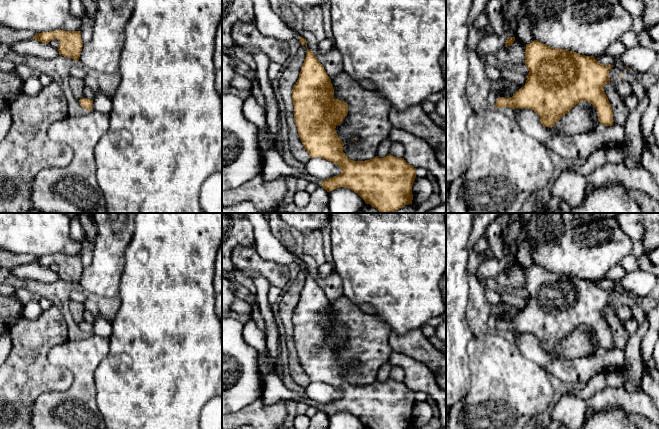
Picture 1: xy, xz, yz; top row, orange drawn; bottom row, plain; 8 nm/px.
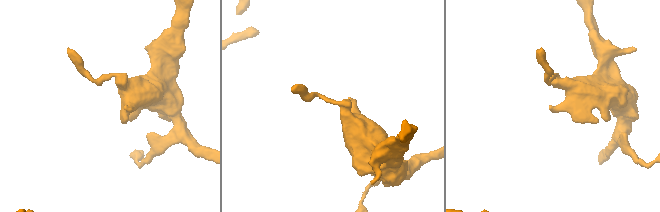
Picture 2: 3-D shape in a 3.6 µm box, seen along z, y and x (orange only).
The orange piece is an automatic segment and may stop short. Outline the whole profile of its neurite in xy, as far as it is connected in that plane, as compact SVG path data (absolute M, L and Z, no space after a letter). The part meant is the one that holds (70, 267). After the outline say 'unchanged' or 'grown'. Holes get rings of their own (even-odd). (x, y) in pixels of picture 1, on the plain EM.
M49 255L37 257L32 263L43 267L49 267L52 263L57 263L59 266L58 275L60 279L72 282L76 286L79 284L83 270L80 255Z | unchanged

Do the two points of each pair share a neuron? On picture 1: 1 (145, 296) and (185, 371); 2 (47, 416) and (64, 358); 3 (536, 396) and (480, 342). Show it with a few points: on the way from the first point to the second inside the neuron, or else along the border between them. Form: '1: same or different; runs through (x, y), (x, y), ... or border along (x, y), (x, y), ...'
1: same; runs through (164, 315), (166, 317), (166, 339), (169, 352)
2: same; runs through (58, 403), (77, 386), (77, 373)
3: same; runs through (522, 384), (494, 356)

